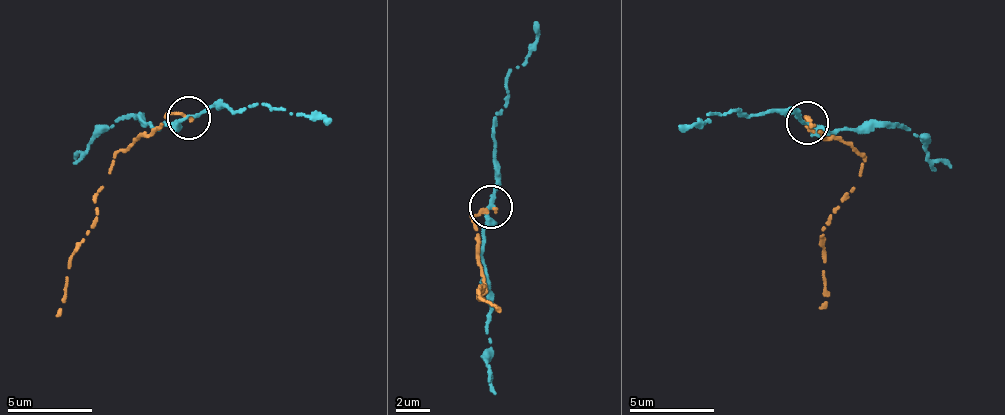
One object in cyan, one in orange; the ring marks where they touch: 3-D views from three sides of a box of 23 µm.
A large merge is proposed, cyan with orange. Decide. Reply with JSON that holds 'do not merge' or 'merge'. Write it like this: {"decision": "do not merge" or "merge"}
{"decision": "do not merge"}

